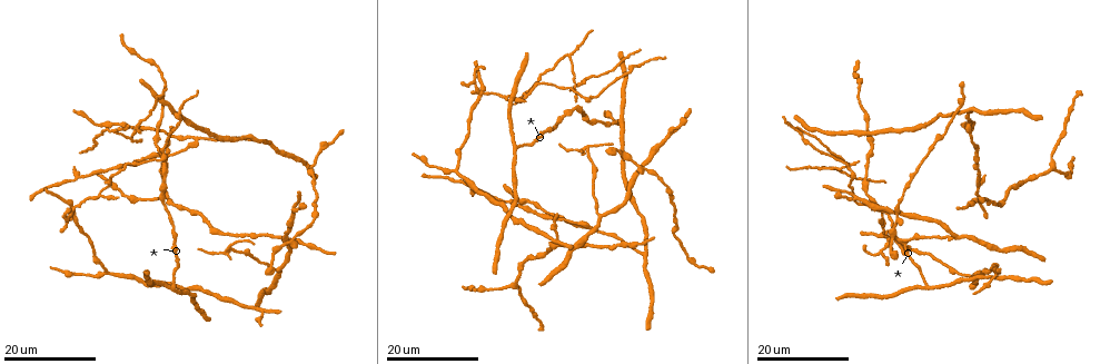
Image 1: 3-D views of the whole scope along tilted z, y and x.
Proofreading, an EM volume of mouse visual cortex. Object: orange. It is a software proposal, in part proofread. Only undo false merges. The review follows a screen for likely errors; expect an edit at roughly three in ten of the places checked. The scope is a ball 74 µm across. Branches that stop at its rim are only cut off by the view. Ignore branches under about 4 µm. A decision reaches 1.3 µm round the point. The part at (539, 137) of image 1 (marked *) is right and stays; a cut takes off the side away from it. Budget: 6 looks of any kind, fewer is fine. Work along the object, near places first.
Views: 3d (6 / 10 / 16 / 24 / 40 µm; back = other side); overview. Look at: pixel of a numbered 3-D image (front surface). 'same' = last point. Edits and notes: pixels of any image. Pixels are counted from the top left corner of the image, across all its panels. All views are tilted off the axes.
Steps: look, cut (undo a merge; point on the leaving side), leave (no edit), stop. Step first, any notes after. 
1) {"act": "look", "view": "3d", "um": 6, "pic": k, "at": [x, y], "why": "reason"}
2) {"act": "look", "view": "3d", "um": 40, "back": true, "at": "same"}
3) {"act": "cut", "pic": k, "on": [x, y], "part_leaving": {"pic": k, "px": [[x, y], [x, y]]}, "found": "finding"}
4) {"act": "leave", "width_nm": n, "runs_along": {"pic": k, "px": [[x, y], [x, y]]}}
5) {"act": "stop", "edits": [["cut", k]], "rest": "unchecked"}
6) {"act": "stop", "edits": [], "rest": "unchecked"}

{"act": "look", "view": "3d", "um": 24, "pic": 1, "at": [229, 251], "why": "four-way junction"}

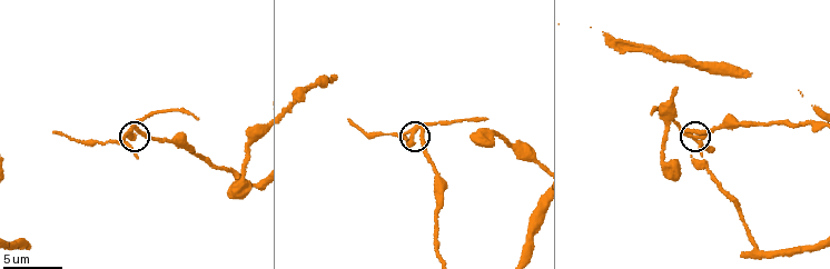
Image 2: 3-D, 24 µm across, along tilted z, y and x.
{"act": "look", "view": "3d", "um": 10, "pic": 2, "at": [690, 137]}

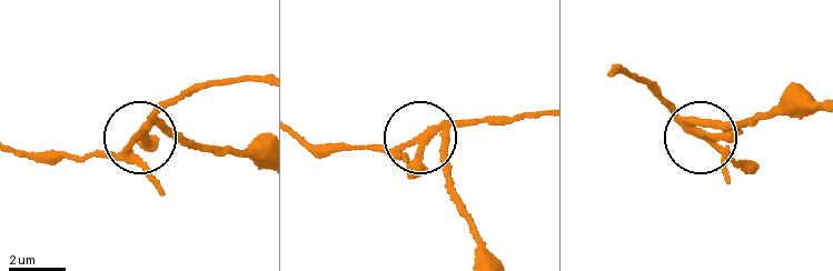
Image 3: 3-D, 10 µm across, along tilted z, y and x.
{"act": "cut", "pic": 3, "on": [130, 147], "side_arm_um": 7, "part_leaving": {"pic": 3, "px": [[151, 119], [119, 150], [21, 153]]}, "found": "a second cell is stuck on"}

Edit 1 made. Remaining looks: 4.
{"act": "look", "view": "overview", "why": "redraw"}

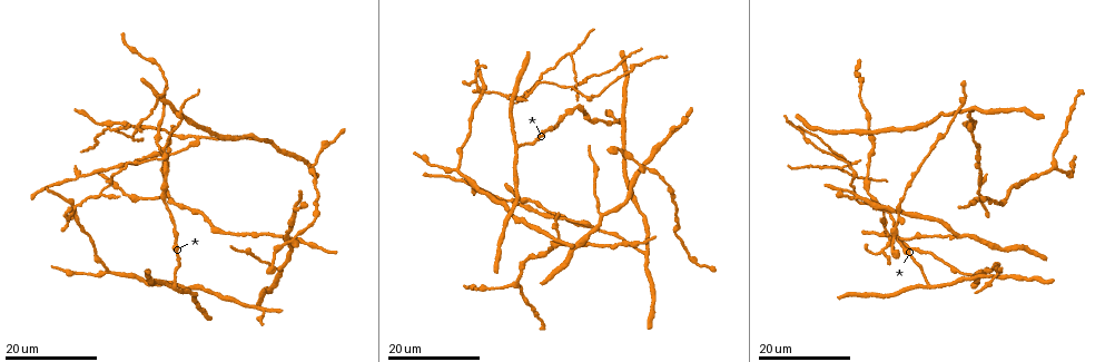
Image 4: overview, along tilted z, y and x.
{"act": "look", "view": "3d", "um": 24, "pic": 4, "at": [74, 207], "why": "looks like a crossing"}

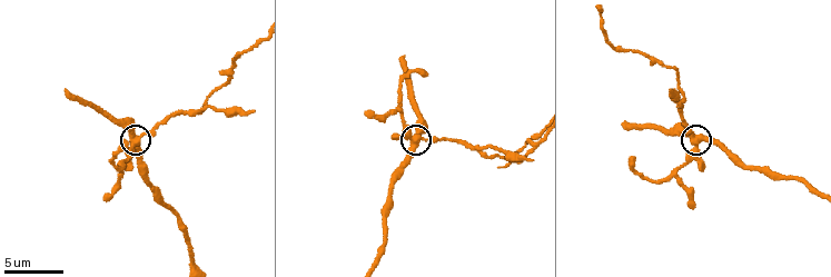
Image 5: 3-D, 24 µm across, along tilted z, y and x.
{"act": "look", "view": "3d", "um": 10, "pic": 5, "at": [413, 139], "why": "zoom in"}

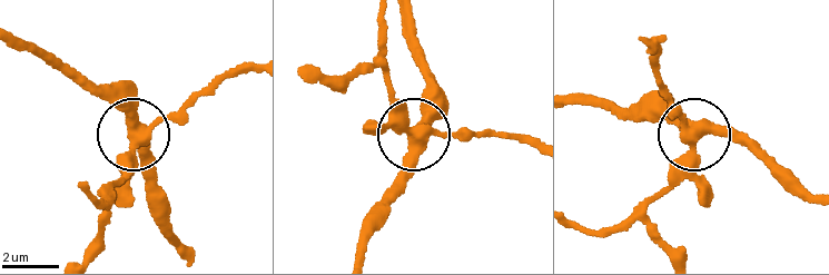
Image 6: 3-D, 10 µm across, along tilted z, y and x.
{"act": "look", "view": "3d", "um": 6, "pic": 6, "at": [131, 128]}

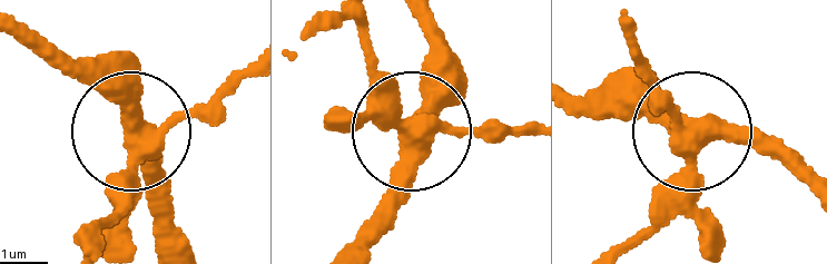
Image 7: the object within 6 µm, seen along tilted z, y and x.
{"act": "cut", "pic": 7, "on": [711, 214], "width_nm": 420, "part_leaving": {"pic": 7, "px": [[687, 139], [631, 47]]}, "found": "a second cell is stuck on"}

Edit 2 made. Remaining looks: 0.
{"act": "stop", "edits": [["cut", 3], ["cut", 7]], "rest": "unchecked"}

